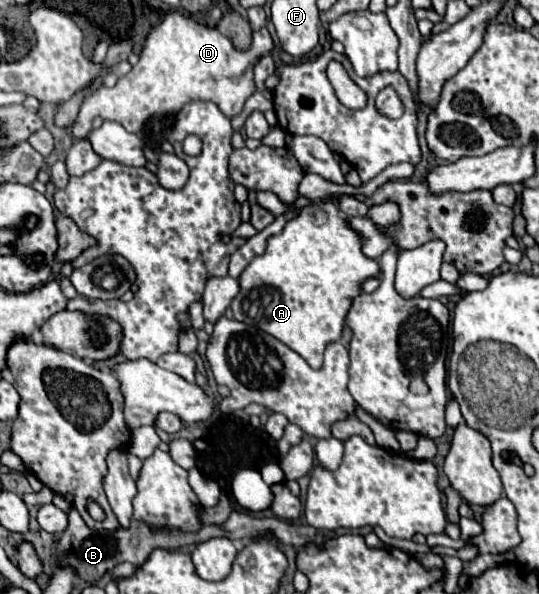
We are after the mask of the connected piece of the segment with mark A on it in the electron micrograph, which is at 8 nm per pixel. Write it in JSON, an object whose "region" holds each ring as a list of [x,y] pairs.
{"region":[[[321,200],[321,202],[317,202],[317,204],[311,204],[309,208],[303,208],[303,212],[301,212],[295,220],[289,220],[289,222],[287,222],[285,230],[283,230],[279,236],[271,236],[271,238],[267,240],[265,252],[263,252],[261,256],[255,256],[255,258],[249,262],[249,266],[245,268],[245,272],[241,274],[241,278],[239,278],[241,290],[239,290],[239,294],[233,298],[231,310],[233,310],[233,314],[235,314],[235,320],[245,322],[245,324],[253,324],[253,326],[257,326],[259,330],[263,330],[263,332],[275,336],[275,338],[281,340],[285,346],[289,346],[291,350],[295,350],[311,368],[317,370],[317,368],[323,366],[323,352],[325,352],[325,348],[327,348],[331,342],[337,342],[337,340],[341,338],[343,328],[345,328],[347,312],[349,312],[349,308],[351,308],[353,298],[357,298],[357,296],[361,294],[363,282],[369,280],[369,278],[379,278],[379,276],[381,276],[381,268],[379,268],[377,260],[373,260],[373,258],[369,258],[369,256],[365,256],[365,254],[361,252],[361,236],[349,226],[347,216],[343,216],[341,210],[339,210],[339,206],[335,206],[331,200]]]}

